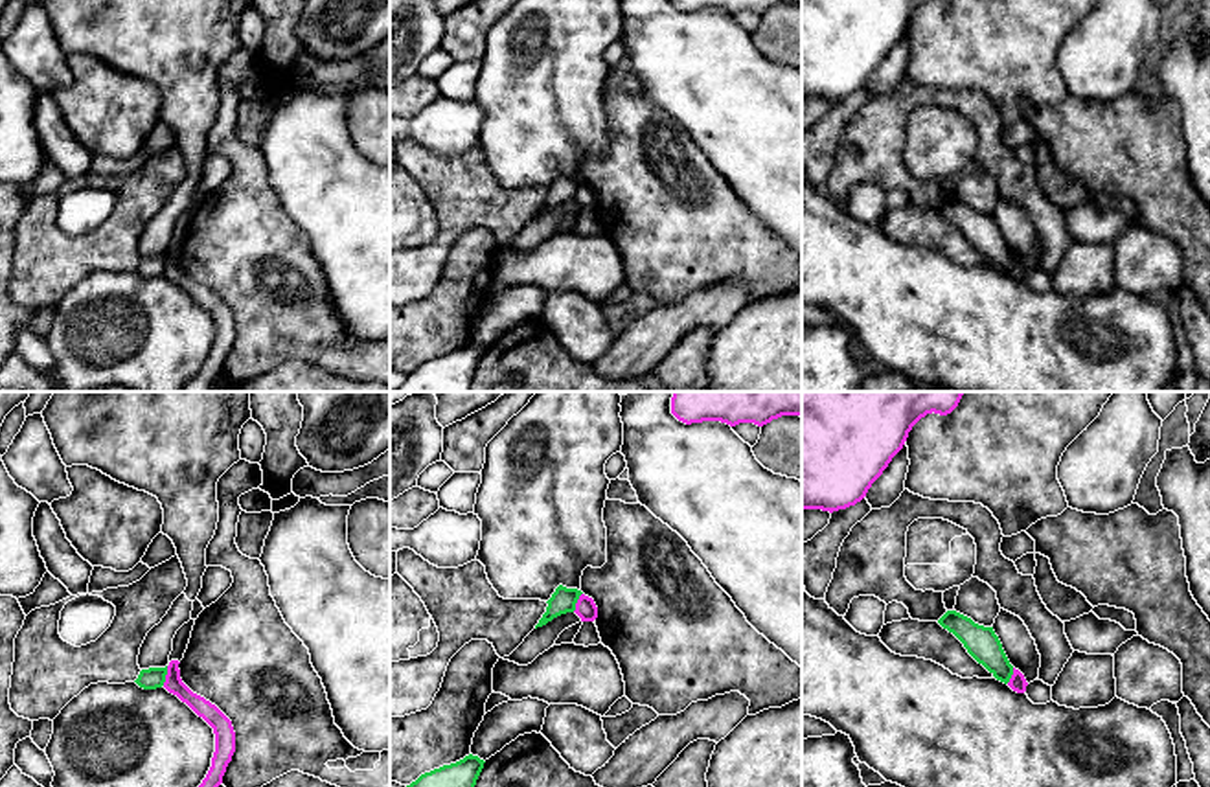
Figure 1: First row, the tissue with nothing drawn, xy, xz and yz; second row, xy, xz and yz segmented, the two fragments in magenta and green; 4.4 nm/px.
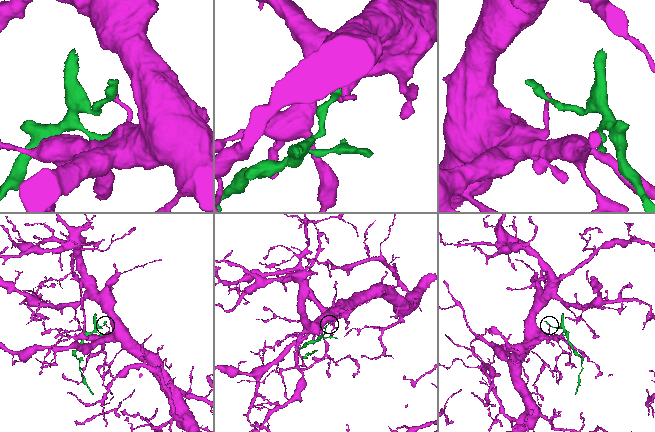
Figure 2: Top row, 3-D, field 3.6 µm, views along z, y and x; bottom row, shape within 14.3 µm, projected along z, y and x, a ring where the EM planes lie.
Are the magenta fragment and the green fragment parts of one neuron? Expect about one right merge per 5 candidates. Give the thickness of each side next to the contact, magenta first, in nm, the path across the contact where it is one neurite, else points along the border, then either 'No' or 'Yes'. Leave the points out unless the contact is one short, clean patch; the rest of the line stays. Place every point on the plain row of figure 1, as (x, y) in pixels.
Thickness 80 nm (magenta) against 100 nm. Boundary: xy (168, 254), (162, 273). No

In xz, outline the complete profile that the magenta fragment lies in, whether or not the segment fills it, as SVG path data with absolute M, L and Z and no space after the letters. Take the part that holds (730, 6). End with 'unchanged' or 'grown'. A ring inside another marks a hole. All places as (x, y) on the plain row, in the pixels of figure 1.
M671 0L671 2L686 13L702 11L702 9L721 9L730 15L736 15L739 11L754 11L758 15L763 15L782 4L802 6L802 0Z; unchanged

